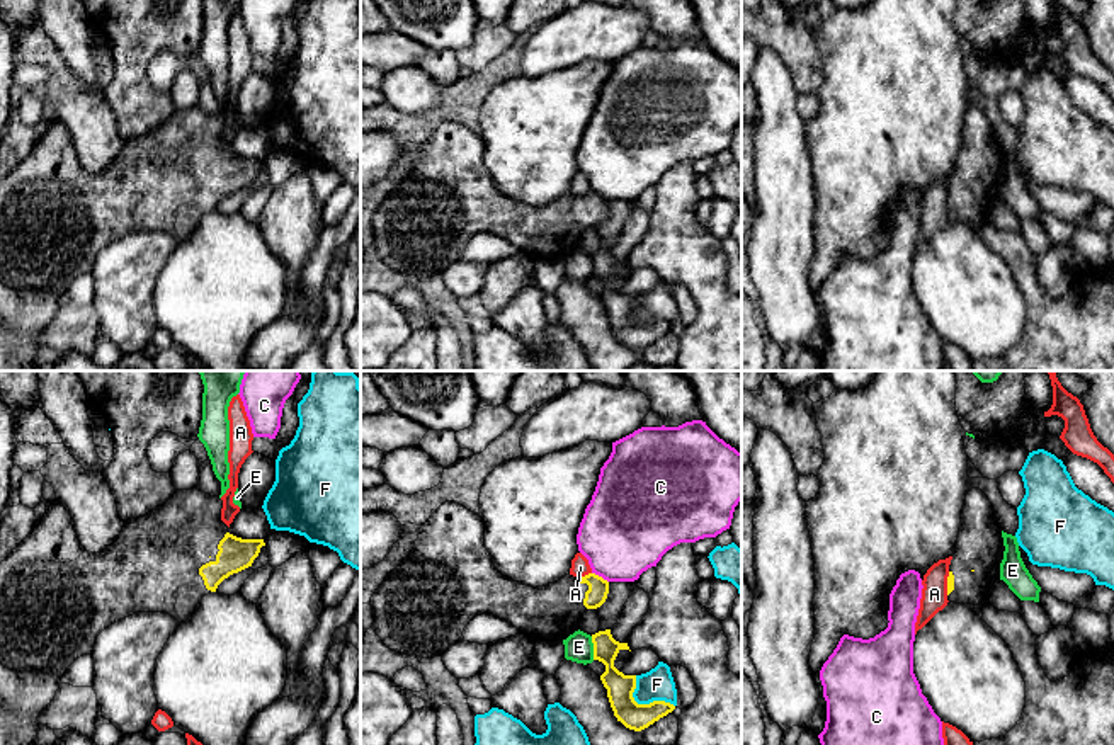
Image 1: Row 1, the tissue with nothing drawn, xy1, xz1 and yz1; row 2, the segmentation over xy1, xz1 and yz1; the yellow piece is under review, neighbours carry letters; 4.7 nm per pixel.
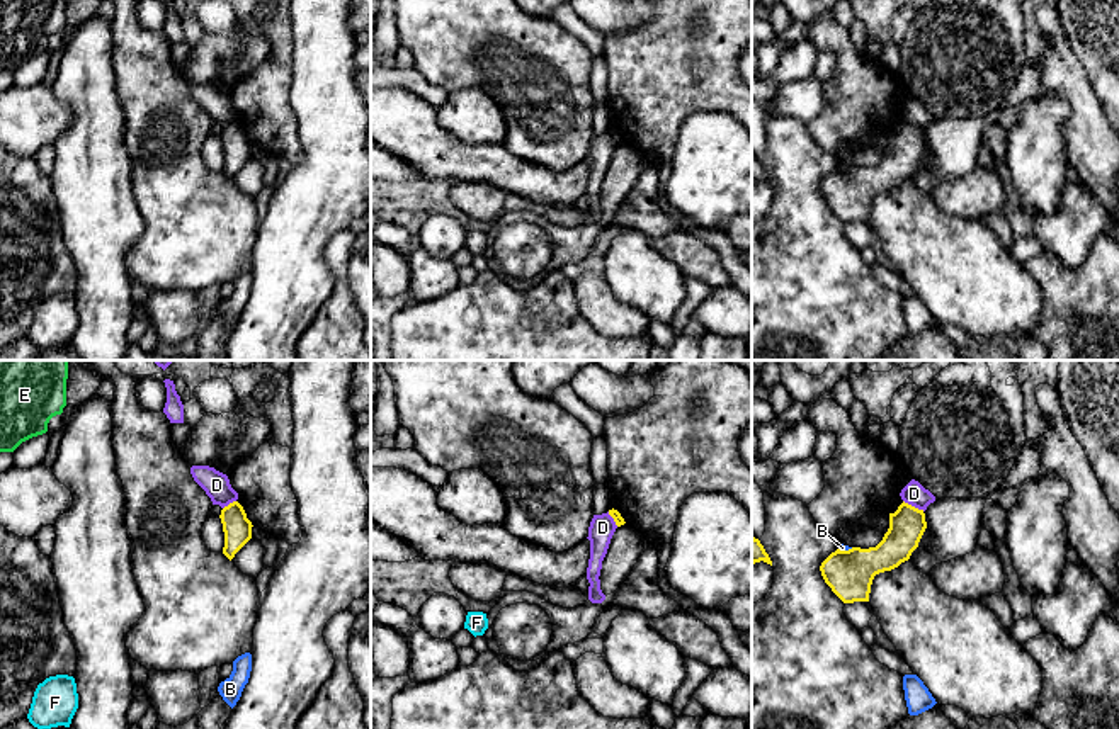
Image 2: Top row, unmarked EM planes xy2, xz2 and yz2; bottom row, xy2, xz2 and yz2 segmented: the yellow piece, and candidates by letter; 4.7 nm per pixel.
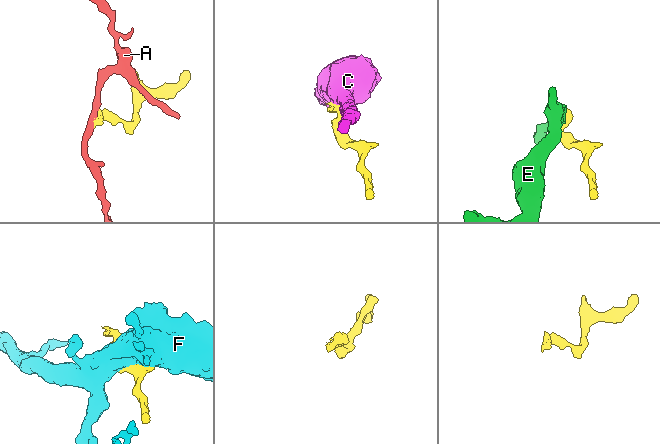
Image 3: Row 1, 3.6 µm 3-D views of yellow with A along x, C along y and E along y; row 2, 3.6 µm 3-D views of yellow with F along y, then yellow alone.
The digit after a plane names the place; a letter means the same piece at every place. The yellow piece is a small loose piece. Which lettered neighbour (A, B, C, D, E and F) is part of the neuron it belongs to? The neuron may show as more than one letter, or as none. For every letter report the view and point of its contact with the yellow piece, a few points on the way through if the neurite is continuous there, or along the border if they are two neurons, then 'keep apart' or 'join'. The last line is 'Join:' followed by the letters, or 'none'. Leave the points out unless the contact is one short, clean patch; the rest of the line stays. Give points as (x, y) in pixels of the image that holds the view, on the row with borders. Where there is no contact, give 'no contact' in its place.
A: meets yellow in xz1 at (585, 575); border along xz1 (591, 572), (577, 577); keep apart
B: meets yellow in yz2 at (846, 551); border along yz2 (852, 548), (839, 549); keep apart
C: meets yellow in xz1 at (601, 577); border along xz1 (592, 572), (608, 582); keep apart
D: meets yellow in yz2 at (914, 507); border along yz2 (903, 500), (924, 510); keep apart
E: meets yellow in xz1 at (594, 648); border along xz1 (591, 636), (594, 659); keep apart
F: meets yellow in xz1 at (643, 705); keep apart
Join: none

